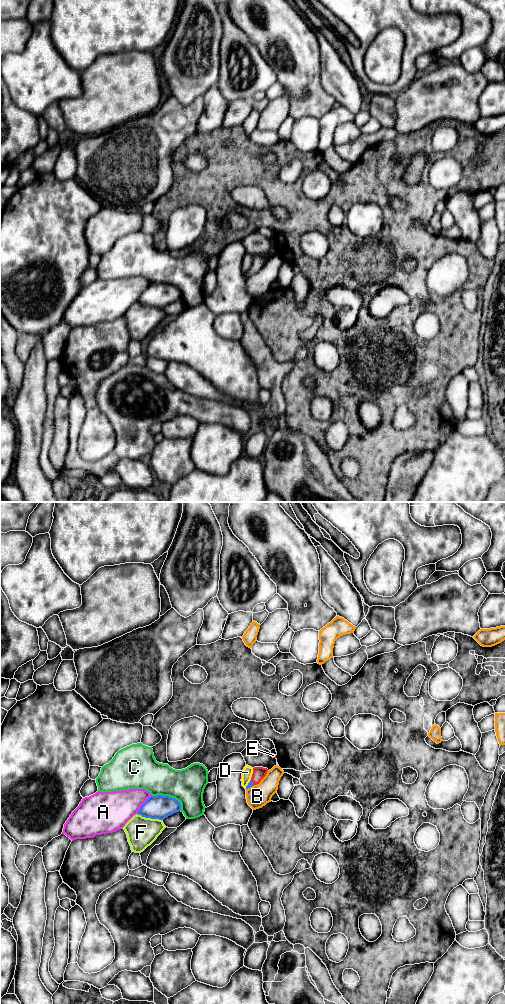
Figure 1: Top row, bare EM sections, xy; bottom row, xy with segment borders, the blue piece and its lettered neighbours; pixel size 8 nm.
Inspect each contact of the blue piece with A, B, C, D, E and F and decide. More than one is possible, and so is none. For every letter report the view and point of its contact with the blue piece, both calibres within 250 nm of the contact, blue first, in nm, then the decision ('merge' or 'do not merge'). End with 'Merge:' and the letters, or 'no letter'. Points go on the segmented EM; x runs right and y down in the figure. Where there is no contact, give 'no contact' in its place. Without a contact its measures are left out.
A: meets blue in xy at (143, 804); 190 nm thick on the blue side, 300 nm on the other; do not merge
B: meets blue in xy at (250, 786); 50 nm thick on the blue side, 180 nm on the other; do not merge
C: meets blue in xy at (170, 797); 190 nm thick on the blue side, 280 nm on the other; do not merge
D: meets blue in xy at (247, 785); 50 nm thick on the blue side, 80 nm on the other; do not merge
E: meets blue in xy at (252, 782); 50 nm thick on the blue side, 100 nm on the other; merge
F: meets blue in xy at (149, 817); 190 nm thick on the blue side, 240 nm on the other; do not merge
Merge: E

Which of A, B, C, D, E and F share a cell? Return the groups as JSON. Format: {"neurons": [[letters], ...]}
{"neurons": [["A", "F"], ["B"], ["C"], ["D"], ["E"]]}

